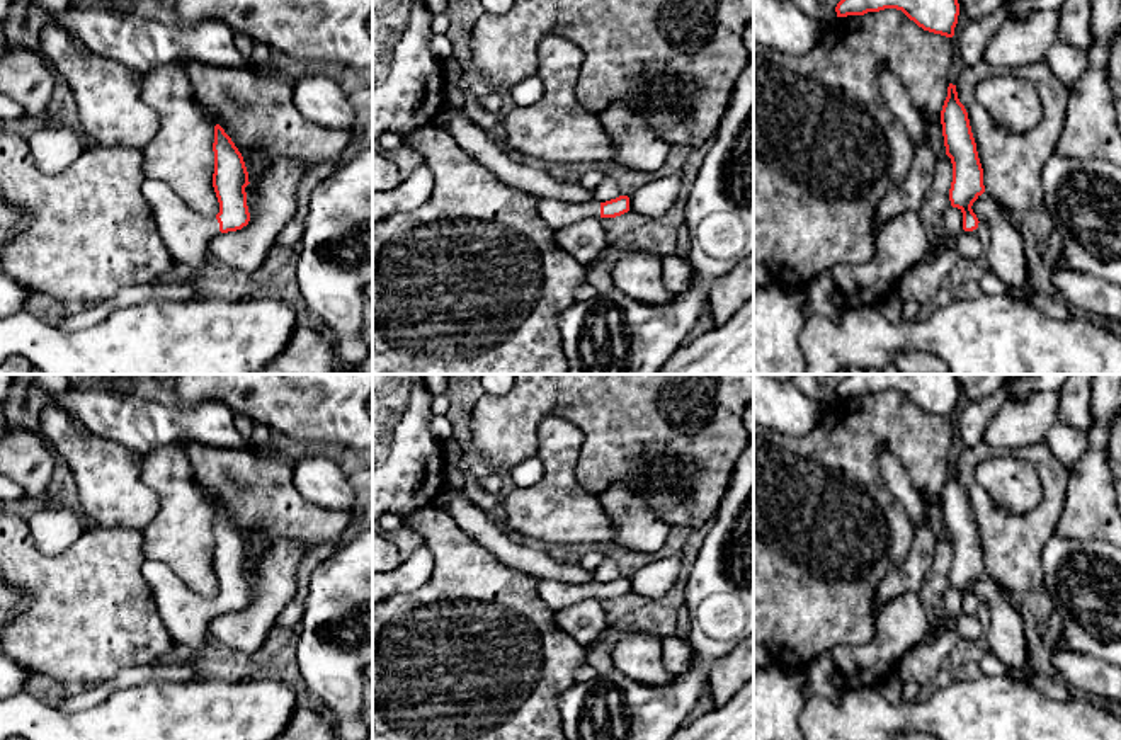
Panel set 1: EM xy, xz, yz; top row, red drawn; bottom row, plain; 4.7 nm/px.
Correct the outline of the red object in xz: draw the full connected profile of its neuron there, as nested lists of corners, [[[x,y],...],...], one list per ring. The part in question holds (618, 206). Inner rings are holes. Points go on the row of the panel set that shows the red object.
[[[619,196],[616,199],[600,202],[589,199],[585,202],[558,201],[553,197],[539,197],[538,214],[553,230],[560,230],[570,223],[583,218],[616,218],[629,211],[629,197]]]

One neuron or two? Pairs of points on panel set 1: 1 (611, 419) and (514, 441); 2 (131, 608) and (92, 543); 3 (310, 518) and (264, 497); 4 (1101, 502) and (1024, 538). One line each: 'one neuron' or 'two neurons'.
1: one neuron
2: one neuron
3: one neuron
4: two neurons

